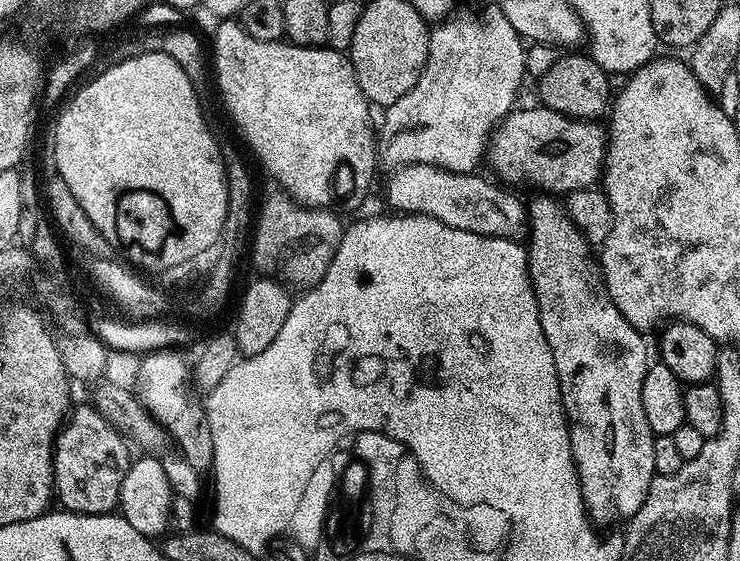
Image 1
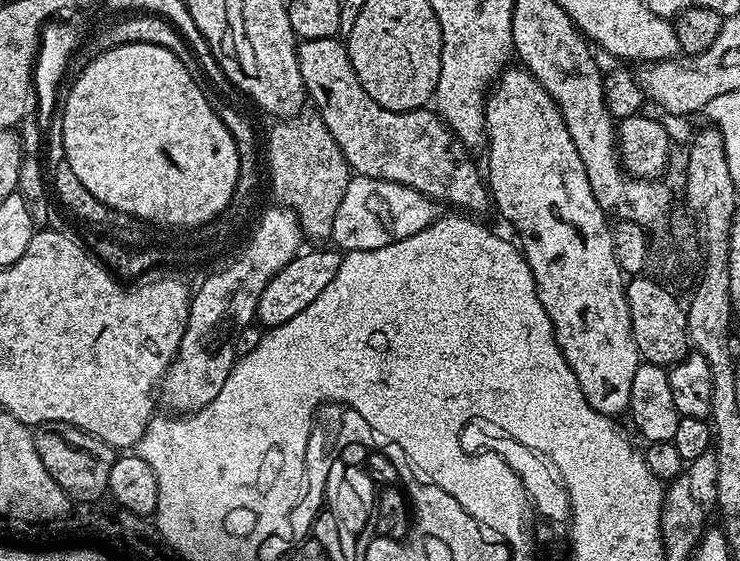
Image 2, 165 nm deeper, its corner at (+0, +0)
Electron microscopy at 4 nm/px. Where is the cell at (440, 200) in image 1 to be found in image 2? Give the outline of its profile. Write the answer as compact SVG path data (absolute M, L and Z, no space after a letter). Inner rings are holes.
M353 175L346 186L346 194L342 194L342 202L338 202L338 211L334 213L334 226L330 237L331 243L345 253L358 250L378 250L382 246L390 246L402 238L410 238L410 234L418 234L418 230L426 230L441 215L442 208L437 201L426 194L414 190L410 186L402 186L398 182L386 182L382 178L366 178Z

